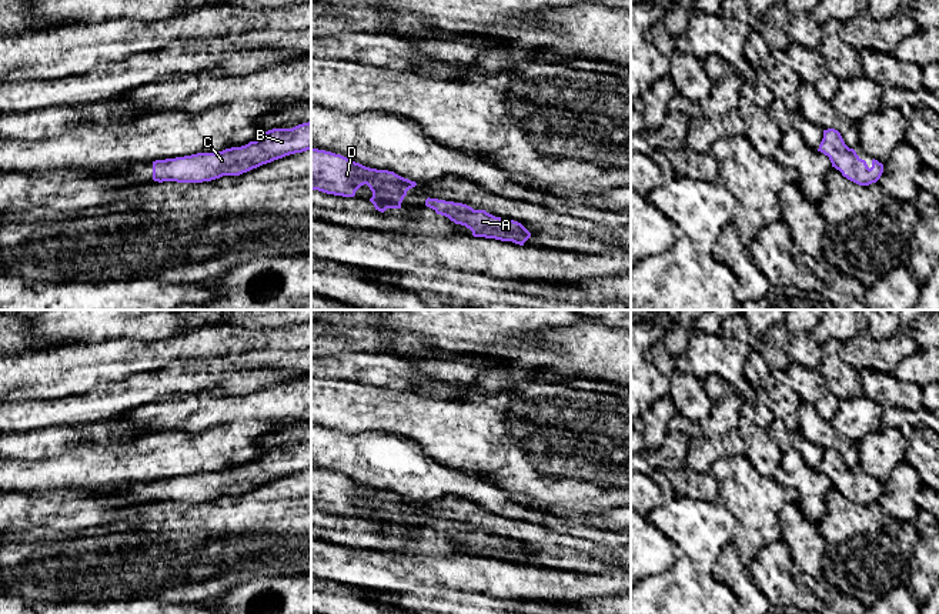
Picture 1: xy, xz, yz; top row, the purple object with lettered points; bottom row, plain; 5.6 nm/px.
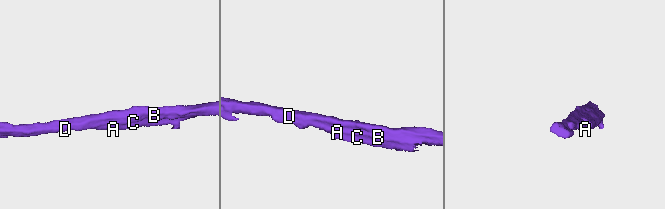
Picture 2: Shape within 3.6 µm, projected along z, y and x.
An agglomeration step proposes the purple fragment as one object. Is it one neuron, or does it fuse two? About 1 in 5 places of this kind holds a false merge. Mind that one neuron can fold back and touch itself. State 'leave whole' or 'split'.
leave whole

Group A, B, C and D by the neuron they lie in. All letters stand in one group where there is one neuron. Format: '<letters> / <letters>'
A B C D

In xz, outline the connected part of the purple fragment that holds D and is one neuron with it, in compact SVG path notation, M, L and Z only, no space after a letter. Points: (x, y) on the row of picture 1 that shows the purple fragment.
M311 149L311 190L354 197L364 184L372 191L370 201L381 213L401 208L407 191L417 186L394 171L370 168L341 154Z

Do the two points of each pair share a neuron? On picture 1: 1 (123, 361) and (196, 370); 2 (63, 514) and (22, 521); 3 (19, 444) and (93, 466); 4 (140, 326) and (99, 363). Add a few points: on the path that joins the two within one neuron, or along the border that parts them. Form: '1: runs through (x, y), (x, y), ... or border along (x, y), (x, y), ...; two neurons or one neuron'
1: border along (200, 359), (181, 360), (167, 367); two neurons
2: runs through (53, 514), (32, 514); one neuron
3: border along (70, 449), (53, 456), (23, 460); two neurons
4: border along (161, 337), (150, 340), (110, 339), (94, 343); two neurons

